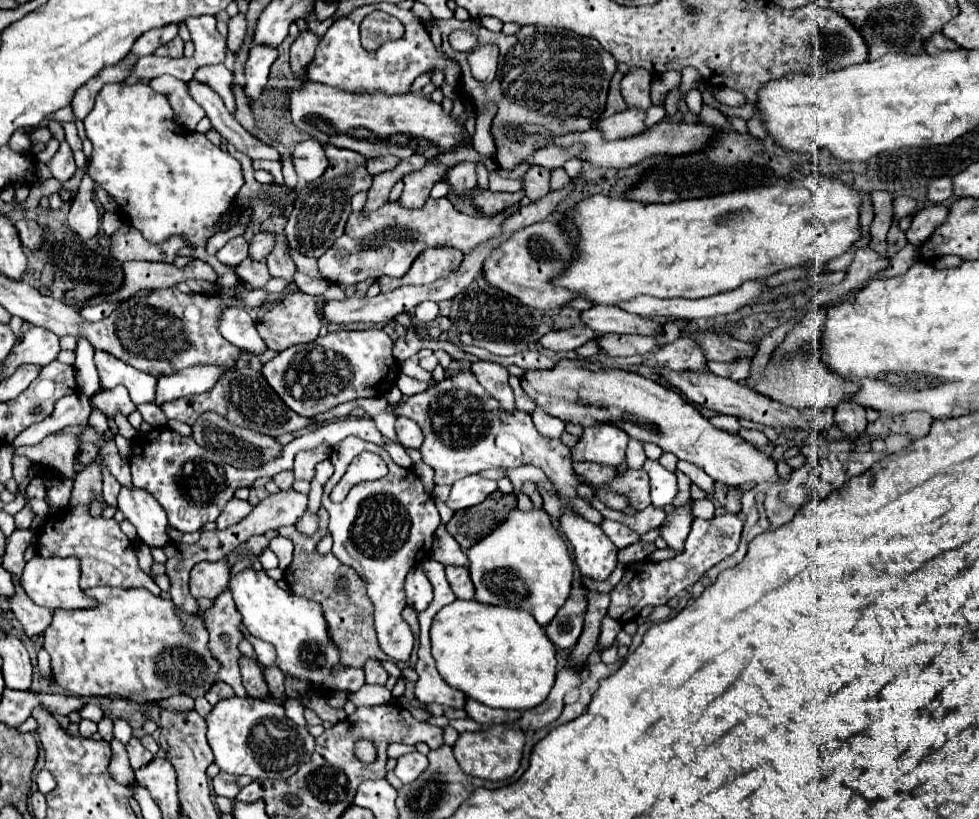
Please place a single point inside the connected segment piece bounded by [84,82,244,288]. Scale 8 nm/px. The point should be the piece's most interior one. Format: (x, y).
(167, 182)

